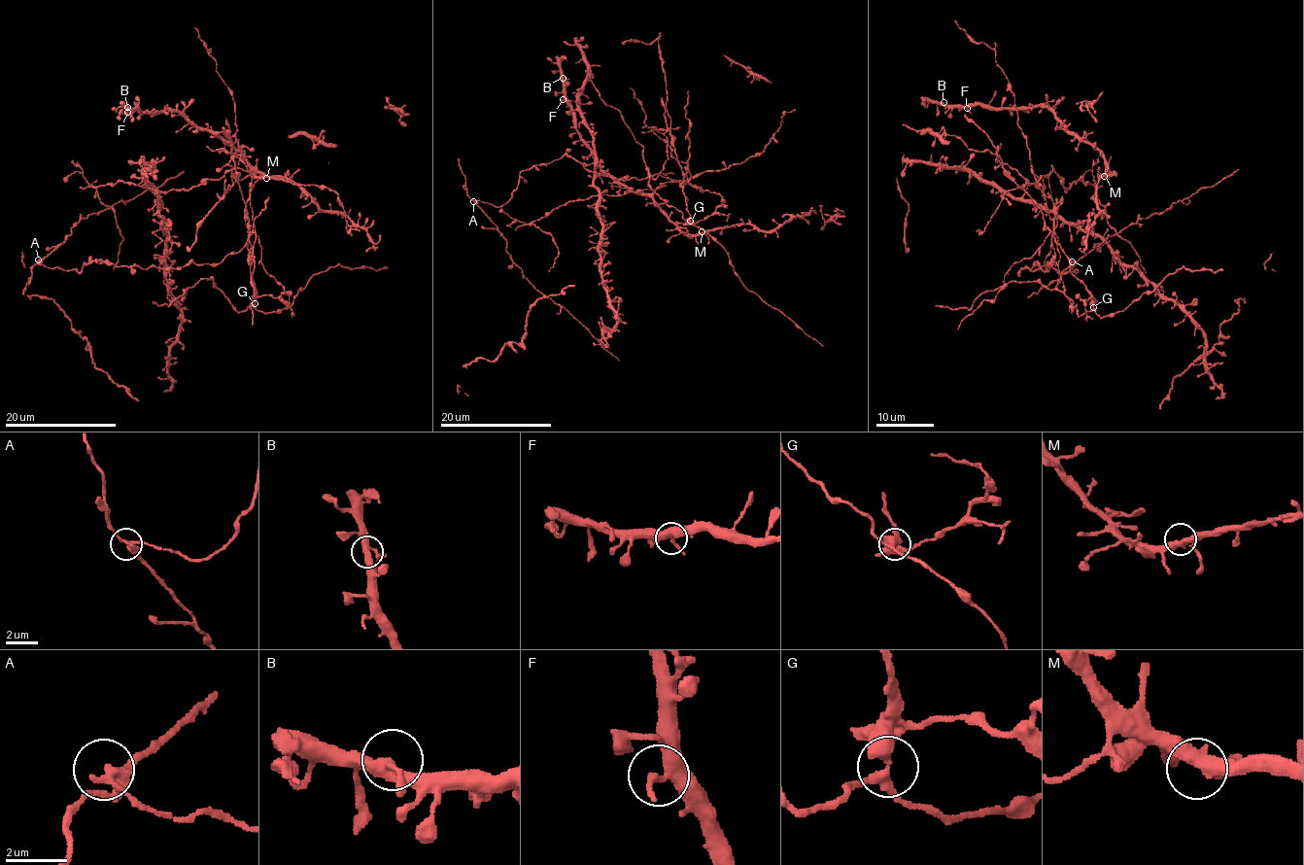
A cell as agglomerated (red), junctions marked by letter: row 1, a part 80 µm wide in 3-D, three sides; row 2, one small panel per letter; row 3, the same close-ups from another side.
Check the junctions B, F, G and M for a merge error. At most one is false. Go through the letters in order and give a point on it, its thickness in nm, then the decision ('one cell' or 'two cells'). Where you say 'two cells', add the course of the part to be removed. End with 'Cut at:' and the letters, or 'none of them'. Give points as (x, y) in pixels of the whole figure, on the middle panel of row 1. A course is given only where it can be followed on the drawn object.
B: place (563, 78); calibre 360 nm; one cell
F: place (563, 99); calibre 300 nm; one cell
G: place (690, 221); calibre 320 nm; two cells; course (690, 221), (682, 180), (612, 179), (564, 155), (522, 170), (502, 205), (477, 202), (525, 278), (619, 361)
M: place (702, 231); calibre 360 nm; one cell
Cut at: G

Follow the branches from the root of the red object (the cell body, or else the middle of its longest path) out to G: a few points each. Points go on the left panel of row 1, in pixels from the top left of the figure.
G: (224, 175), (241, 168), (251, 172), (257, 180), (245, 205), (255, 304)

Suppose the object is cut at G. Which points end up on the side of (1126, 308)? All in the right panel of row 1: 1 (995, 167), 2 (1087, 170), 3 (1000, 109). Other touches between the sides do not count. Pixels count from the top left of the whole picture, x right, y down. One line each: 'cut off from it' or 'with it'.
1: cut off from it
2: cut off from it
3: with it

